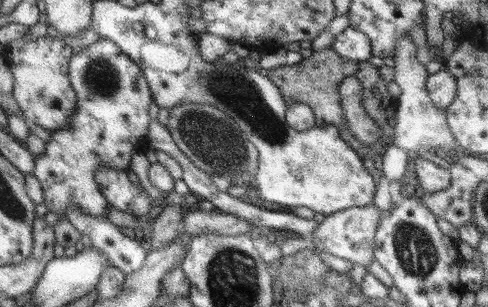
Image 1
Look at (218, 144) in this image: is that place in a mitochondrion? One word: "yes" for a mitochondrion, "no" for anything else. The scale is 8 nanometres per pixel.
yes

